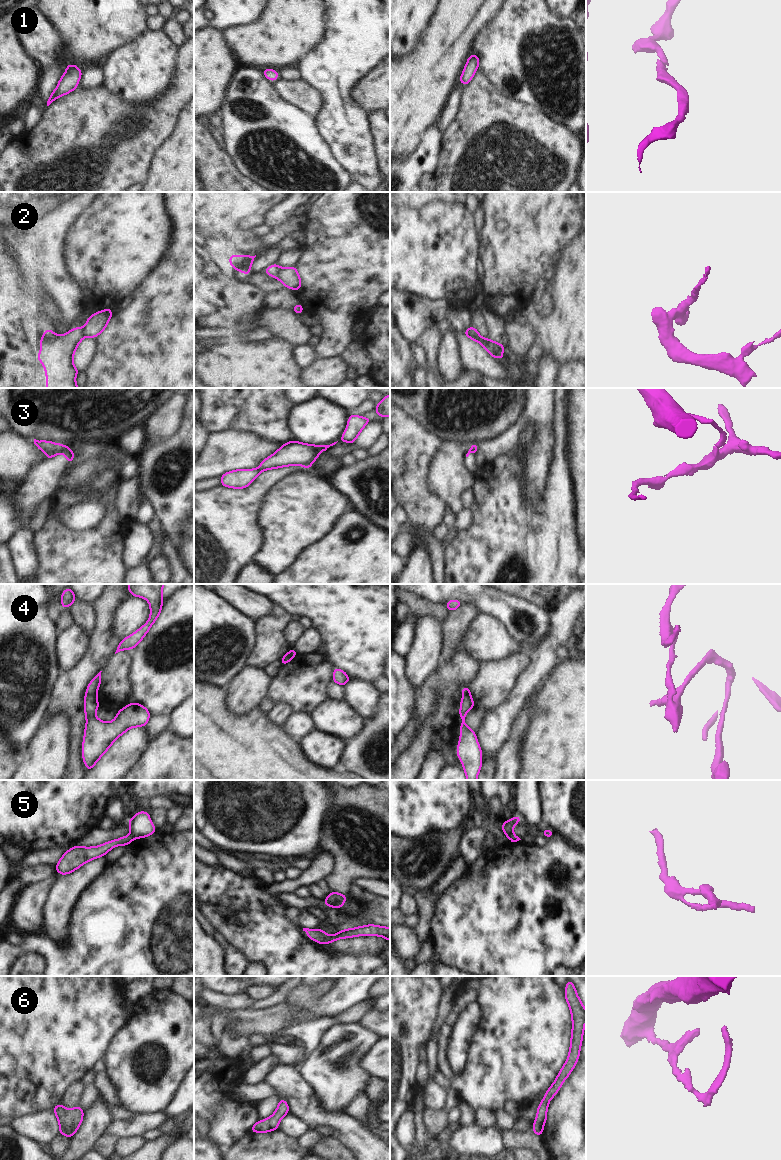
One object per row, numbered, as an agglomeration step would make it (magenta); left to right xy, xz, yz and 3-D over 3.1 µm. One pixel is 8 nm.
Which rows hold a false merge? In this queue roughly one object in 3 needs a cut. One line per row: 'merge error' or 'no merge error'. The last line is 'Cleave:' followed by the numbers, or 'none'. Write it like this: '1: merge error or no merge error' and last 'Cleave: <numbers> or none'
1: no merge error
2: merge error
3: merge error
4: merge error
5: merge error
6: no merge error
Cleave: 2, 3, 4, 5

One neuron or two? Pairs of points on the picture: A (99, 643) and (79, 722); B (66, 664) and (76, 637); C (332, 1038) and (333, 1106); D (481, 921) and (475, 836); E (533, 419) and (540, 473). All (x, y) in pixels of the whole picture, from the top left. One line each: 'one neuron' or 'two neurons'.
A: one neuron
B: one neuron
C: one neuron
D: two neurons
E: one neuron

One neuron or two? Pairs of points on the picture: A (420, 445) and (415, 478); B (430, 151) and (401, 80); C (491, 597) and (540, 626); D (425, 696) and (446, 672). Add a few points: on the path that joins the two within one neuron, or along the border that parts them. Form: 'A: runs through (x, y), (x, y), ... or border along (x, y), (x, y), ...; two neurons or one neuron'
A: runs through (415, 453), (415, 470); one neuron
B: border along (438, 117), (422, 134), (418, 144), (410, 153); two neurons
C: runs through (504, 608), (525, 609), (532, 614); one neuron
D: runs through (431, 690), (443, 678); one neuron

